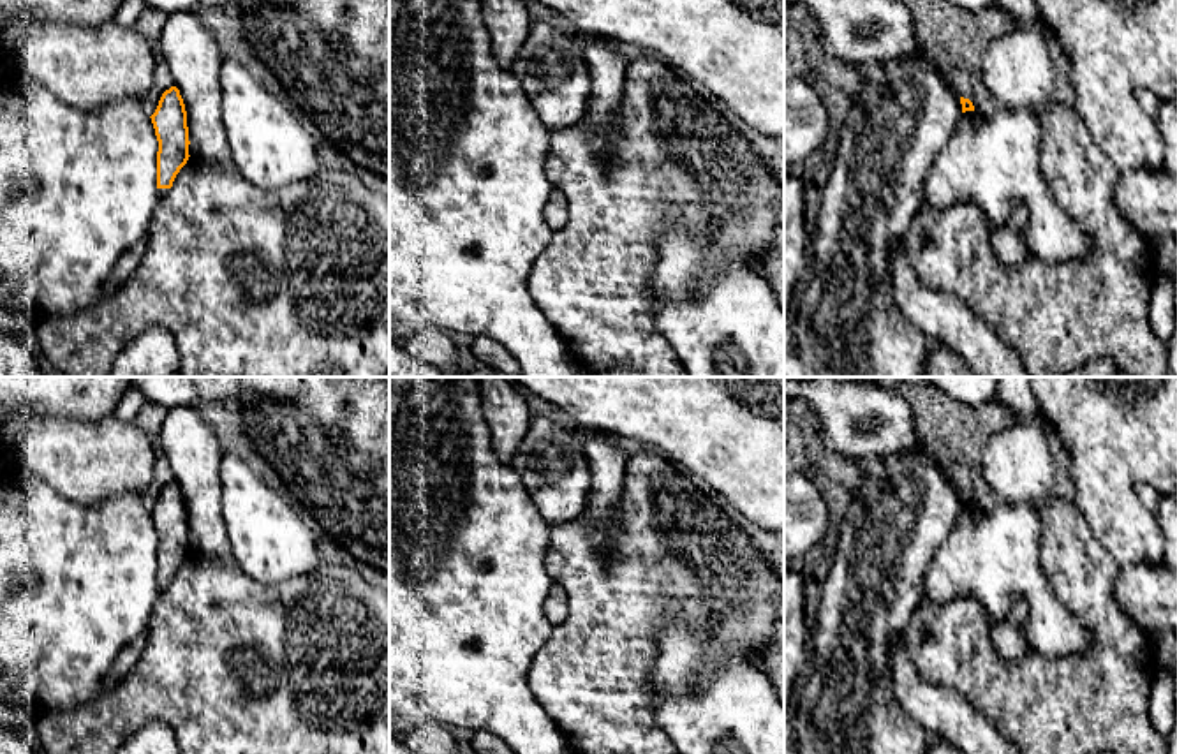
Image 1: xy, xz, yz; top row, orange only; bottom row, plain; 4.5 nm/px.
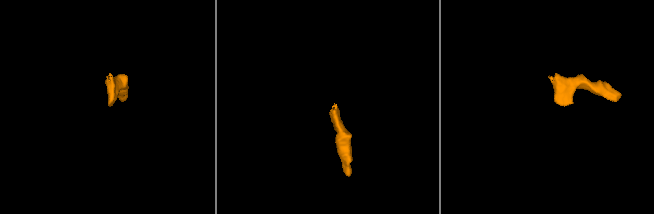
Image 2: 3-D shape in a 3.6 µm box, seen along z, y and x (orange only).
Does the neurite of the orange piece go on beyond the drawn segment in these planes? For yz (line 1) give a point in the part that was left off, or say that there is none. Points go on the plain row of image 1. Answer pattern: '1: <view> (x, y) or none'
1: none

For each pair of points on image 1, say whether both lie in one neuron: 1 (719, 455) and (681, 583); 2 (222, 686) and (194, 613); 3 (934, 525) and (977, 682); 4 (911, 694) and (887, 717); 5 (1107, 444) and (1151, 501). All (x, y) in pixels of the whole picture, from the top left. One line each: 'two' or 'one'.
1: two
2: one
3: two
4: two
5: two

